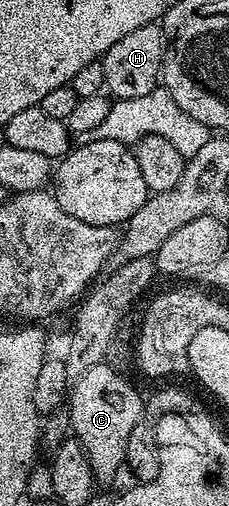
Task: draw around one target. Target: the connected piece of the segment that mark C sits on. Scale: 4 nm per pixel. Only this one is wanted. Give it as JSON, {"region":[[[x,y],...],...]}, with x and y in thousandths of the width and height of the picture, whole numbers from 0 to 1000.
{"region":[[[454,713],[393,725],[323,751],[301,773],[301,844],[323,866],[341,868],[345,877],[371,887],[389,919],[437,957],[476,953],[515,935],[520,921],[537,923],[550,917],[550,881],[563,879],[563,864],[585,842],[620,822],[633,794],[629,783],[607,783],[603,769],[563,751],[533,749],[476,719],[480,715]]]}

